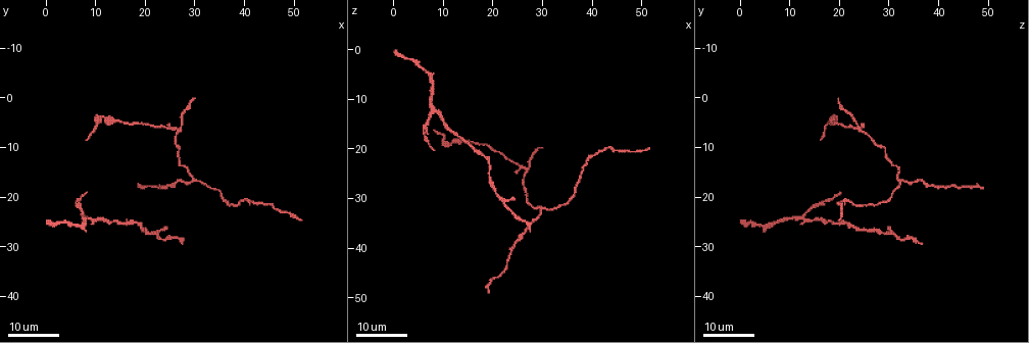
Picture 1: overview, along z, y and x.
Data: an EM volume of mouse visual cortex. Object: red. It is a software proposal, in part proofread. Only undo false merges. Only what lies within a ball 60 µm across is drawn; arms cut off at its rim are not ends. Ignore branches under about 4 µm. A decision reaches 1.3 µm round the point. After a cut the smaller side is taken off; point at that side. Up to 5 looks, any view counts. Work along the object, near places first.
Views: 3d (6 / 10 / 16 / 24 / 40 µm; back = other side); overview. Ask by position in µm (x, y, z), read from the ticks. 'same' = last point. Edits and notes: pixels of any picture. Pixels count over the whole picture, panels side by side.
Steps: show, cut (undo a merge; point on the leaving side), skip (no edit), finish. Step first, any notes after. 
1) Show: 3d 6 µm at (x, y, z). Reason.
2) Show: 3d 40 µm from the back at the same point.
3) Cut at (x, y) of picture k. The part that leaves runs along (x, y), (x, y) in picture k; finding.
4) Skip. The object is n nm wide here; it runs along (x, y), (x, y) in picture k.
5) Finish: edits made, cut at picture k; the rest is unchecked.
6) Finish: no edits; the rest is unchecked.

Show: 3d 16 µm at (40.5, 21.0, 21.0). Small branch off a trunk.

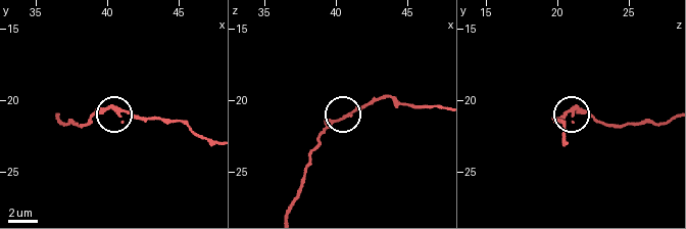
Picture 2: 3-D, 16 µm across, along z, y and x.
Show: 3d 10 µm at (40.8, 20.6, 21.2).

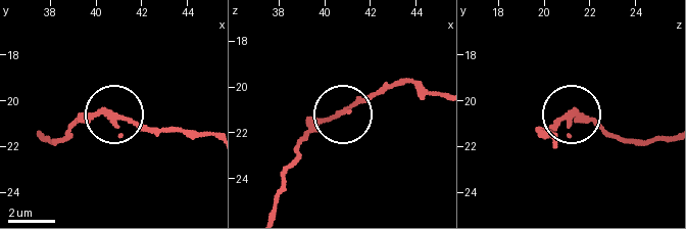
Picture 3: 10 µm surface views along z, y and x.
Skip. It runs along (270, 212), (302, 141), (382, 85) in picture 3; one cell here.

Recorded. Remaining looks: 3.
Show: 3d 24 µm at (30.0, 16.0, 31.5). Branch point.

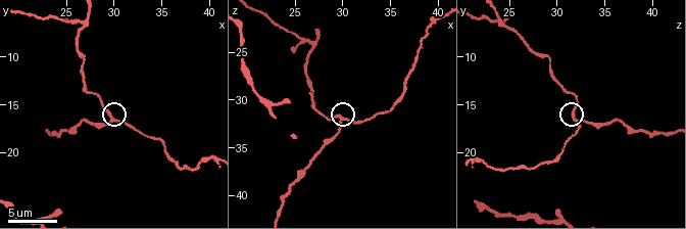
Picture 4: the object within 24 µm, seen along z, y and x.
Show: 3d 10 µm at (30.2, 16.4, 31.6).

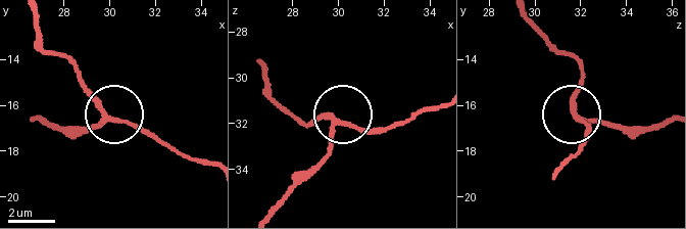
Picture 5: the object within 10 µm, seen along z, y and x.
Skip. All the same cell.

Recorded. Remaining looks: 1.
Finish: no edits; the rest is unchecked.

